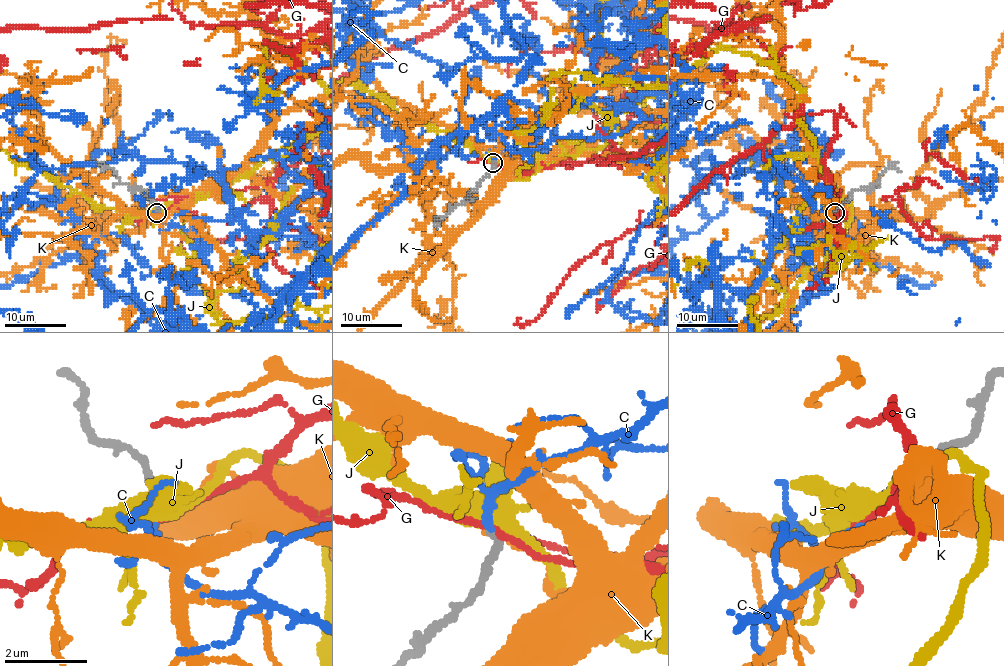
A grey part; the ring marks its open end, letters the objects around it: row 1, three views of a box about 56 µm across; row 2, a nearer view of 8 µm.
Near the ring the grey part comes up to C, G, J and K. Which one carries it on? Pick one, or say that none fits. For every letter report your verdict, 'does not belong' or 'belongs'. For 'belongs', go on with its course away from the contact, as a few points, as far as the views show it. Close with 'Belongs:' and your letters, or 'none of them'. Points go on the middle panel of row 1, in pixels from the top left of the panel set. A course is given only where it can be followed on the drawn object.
C: belongs
G: does not belong
J: does not belong
K: does not belong
Belongs: C

